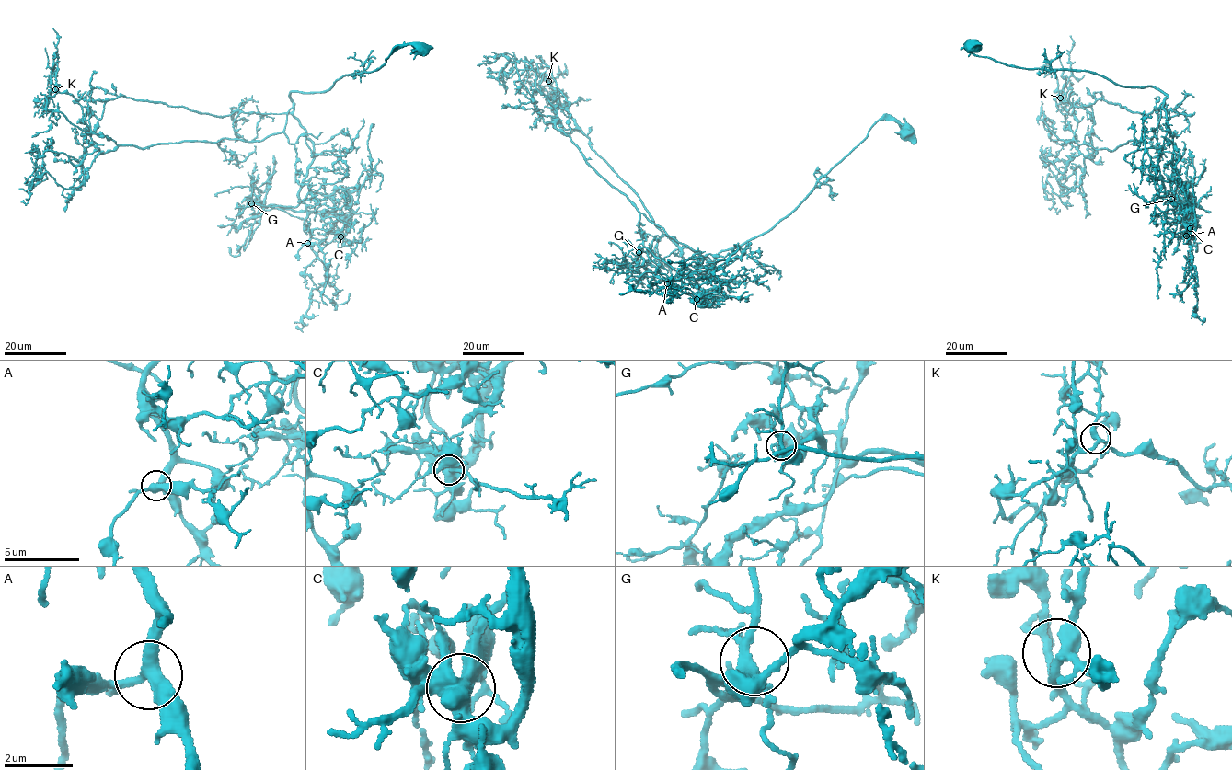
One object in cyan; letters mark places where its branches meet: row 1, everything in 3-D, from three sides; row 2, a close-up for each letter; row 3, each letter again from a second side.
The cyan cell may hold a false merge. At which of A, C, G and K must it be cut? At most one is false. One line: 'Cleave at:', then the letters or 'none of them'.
Cleave at: C

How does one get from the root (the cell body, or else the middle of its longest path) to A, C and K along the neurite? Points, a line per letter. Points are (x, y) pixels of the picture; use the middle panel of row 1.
A: (909, 130), (880, 120), (792, 211), (709, 261), (713, 277), (684, 268), (667, 283)
C: (909, 130), (880, 120), (792, 211), (709, 261), (713, 277), (682, 269), (704, 290), (696, 299)
K: (909, 130), (880, 120), (792, 211), (761, 235), (722, 249), (713, 267), (662, 234), (591, 147), (548, 81)

